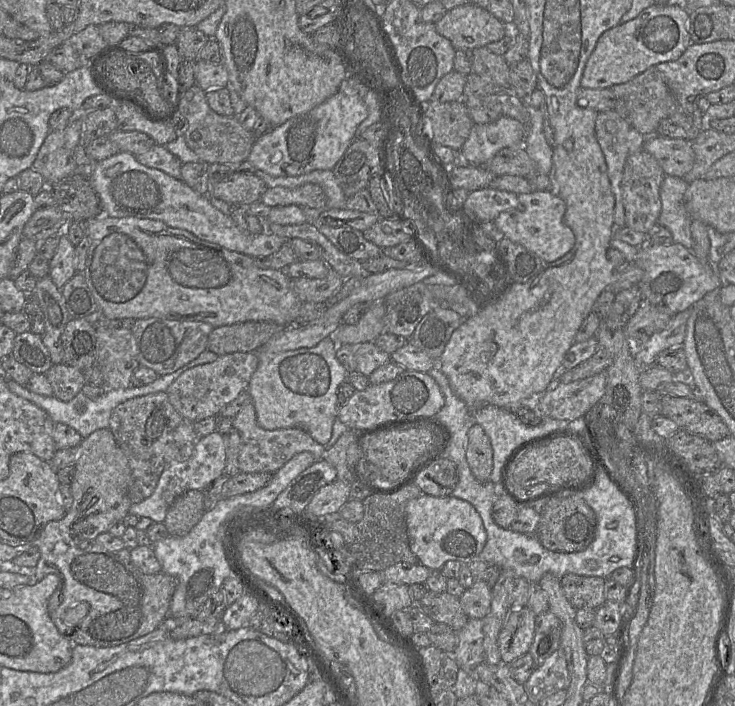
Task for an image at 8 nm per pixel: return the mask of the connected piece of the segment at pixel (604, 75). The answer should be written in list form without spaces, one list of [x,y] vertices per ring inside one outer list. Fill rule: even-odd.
[[[654,4],[636,18],[605,31],[587,60],[581,88],[611,88],[630,81],[651,66],[678,59],[692,43],[687,31],[689,13],[679,6]]]

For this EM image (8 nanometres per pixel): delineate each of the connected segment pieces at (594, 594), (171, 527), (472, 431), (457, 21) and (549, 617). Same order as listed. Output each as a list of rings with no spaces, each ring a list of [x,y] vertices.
[[[566,574],[561,578],[561,587],[567,600],[576,609],[598,609],[606,601],[606,578]]]
[[[189,490],[179,496],[169,507],[163,524],[171,536],[186,535],[201,519],[204,510],[204,494]]]
[[[474,423],[468,431],[466,460],[478,481],[490,480],[493,469],[492,447],[484,429],[477,423]]]
[[[474,2],[448,10],[435,28],[456,50],[486,47],[510,31],[508,25]]]
[[[550,610],[536,615],[534,637],[529,648],[535,668],[560,648],[562,625]]]

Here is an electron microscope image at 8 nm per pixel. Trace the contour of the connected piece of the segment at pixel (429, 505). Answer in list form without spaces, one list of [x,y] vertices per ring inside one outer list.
[[[423,494],[409,500],[405,511],[410,550],[430,571],[440,571],[447,561],[470,563],[486,543],[487,534],[479,514],[462,499],[451,495],[434,497]]]

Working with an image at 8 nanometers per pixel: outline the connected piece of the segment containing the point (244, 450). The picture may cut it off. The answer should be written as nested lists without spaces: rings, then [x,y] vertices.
[[[253,403],[246,404],[232,421],[233,428],[241,437],[238,467],[241,473],[275,473],[293,456],[300,452],[310,452],[317,460],[322,460],[325,447],[316,442],[310,434],[302,428],[284,428],[265,430],[257,423],[256,411]]]

